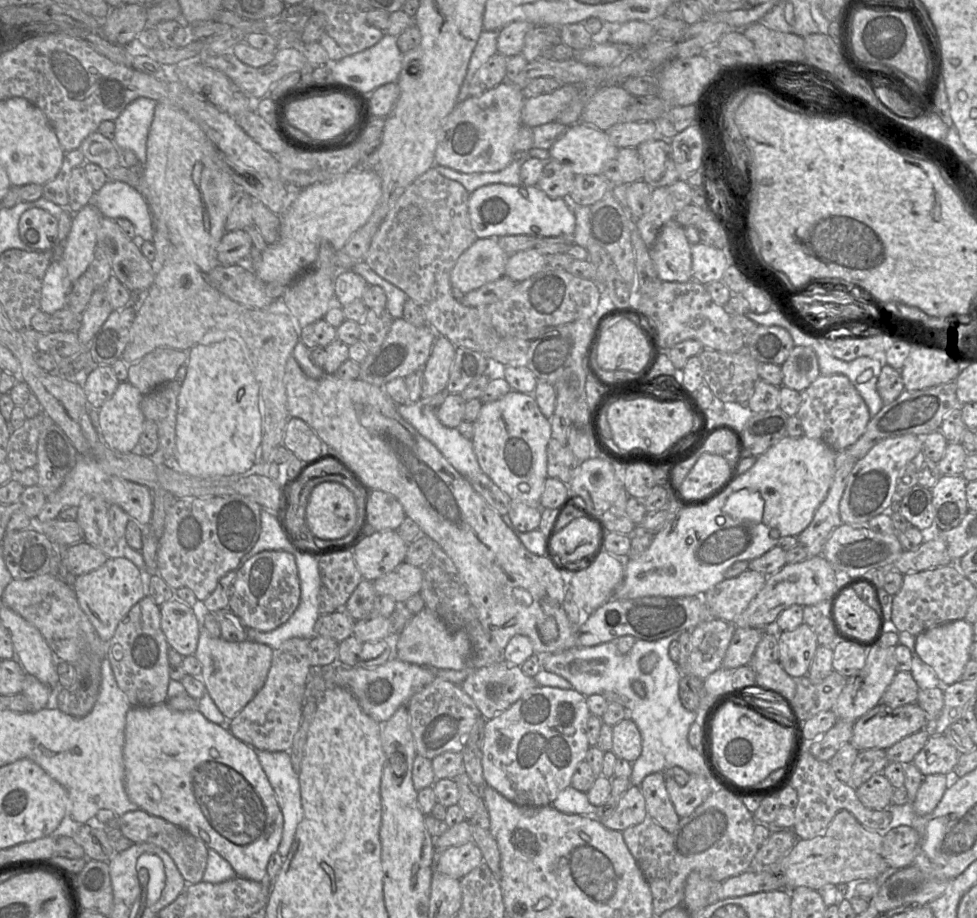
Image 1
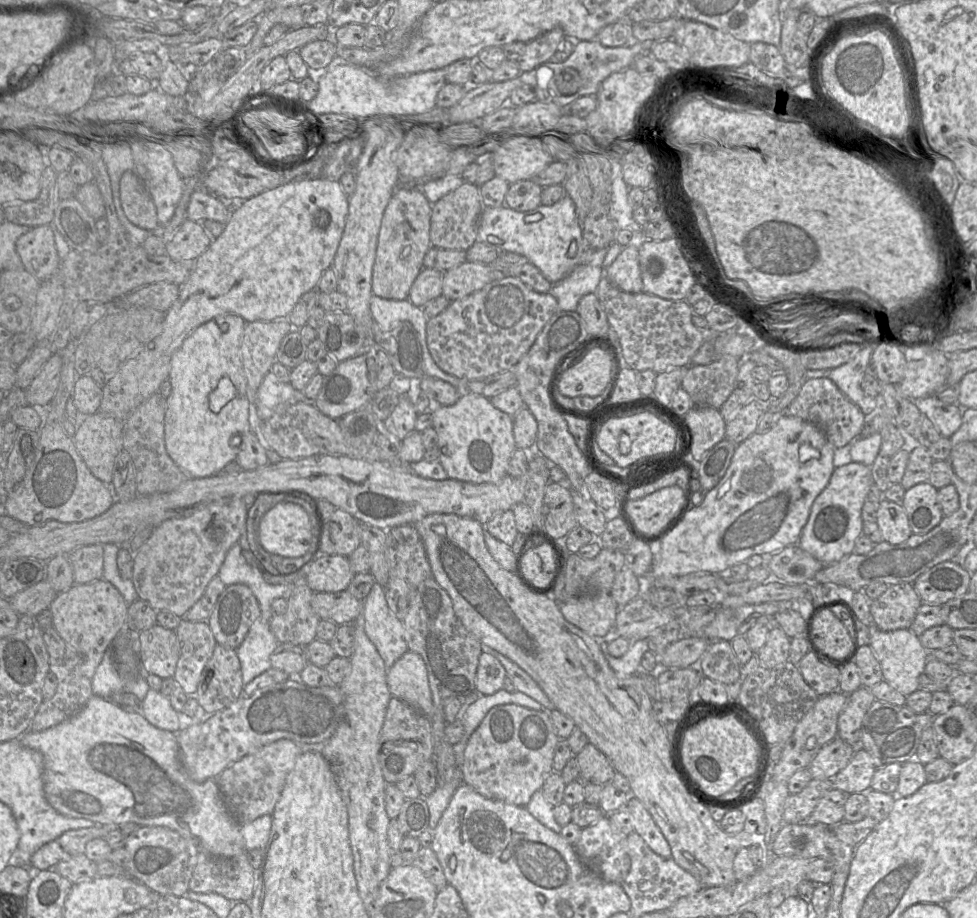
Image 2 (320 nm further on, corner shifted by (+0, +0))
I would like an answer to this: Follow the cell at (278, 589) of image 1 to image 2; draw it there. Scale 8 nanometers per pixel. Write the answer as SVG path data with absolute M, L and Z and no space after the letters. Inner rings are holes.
M234 584L221 593L207 623L217 644L237 650L260 615L252 590L247 585Z

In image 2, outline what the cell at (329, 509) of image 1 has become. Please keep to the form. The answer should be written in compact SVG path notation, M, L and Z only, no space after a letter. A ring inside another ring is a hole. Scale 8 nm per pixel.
M283 502L270 509L259 524L259 542L271 555L296 558L306 554L314 541L315 520L300 503Z

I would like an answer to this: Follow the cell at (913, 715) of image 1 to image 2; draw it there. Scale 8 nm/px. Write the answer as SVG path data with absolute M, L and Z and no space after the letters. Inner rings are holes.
M836 737L819 750L807 769L812 779L832 779L847 766L854 752L852 745Z

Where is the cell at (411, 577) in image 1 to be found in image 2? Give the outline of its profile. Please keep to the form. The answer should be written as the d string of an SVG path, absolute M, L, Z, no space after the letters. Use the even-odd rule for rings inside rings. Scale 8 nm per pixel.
M347 590L314 592L311 606L320 619L331 620L340 625L361 618L363 600L355 598Z

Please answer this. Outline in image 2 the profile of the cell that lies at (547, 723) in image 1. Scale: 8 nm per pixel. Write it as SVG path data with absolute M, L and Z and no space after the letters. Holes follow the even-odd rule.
M517 704L496 706L485 715L466 743L460 767L462 784L488 799L526 807L534 792L541 789L545 779L553 772L553 756L559 741L550 711L532 710Z

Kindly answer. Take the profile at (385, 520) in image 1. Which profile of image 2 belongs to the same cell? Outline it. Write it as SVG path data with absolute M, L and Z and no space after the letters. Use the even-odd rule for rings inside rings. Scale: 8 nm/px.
M337 509L323 524L319 554L350 555L361 544L359 523L348 512Z

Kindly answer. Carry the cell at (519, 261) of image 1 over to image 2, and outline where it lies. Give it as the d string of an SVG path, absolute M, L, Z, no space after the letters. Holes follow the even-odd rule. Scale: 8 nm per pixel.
M466 261L444 272L442 295L451 301L460 299L482 289L493 280L489 265Z

